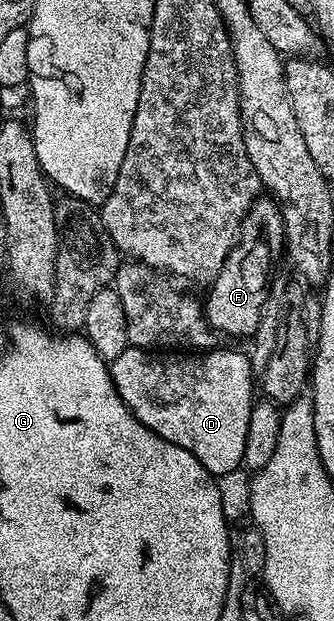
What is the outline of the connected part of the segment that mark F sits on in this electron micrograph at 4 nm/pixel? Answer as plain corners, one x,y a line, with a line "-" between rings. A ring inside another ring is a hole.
261,197
240,223
240,234
230,249
218,277
207,288
208,300
202,306
206,321
212,330
224,335
256,334
258,321
262,317
262,305
268,296
268,285
274,278
272,270
285,254
284,222
280,204
271,197
-
224,334
224,335
223,335

